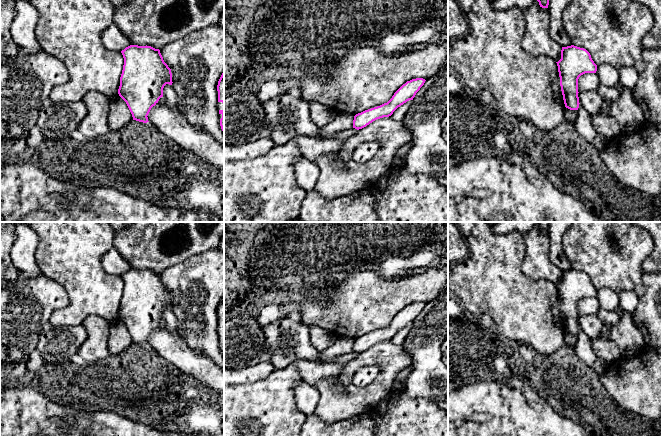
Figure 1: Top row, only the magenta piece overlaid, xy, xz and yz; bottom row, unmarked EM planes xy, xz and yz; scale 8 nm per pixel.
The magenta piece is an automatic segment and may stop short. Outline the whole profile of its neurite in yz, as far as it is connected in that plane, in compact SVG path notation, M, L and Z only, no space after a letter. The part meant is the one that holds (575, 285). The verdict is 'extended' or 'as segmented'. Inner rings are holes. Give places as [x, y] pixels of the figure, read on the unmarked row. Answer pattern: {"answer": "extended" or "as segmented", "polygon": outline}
{"answer": "as segmented", "polygon": "M574 269L562 271L561 283L556 287L565 331L578 334L578 303L585 297L596 297L597 289L586 273Z"}

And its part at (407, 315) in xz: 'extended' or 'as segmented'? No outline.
as segmented

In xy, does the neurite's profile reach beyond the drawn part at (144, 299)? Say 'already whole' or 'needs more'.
already whole

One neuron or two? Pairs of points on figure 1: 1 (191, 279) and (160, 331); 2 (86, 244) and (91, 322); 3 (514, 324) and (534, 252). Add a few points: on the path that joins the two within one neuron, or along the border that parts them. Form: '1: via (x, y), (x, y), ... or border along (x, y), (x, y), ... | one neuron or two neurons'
1: via (191, 297), (191, 322), (178, 335) | one neuron
2: border along (111, 319), (89, 315), (81, 324) | two neurons
3: border along (525, 253), (522, 272), (550, 282) | two neurons

